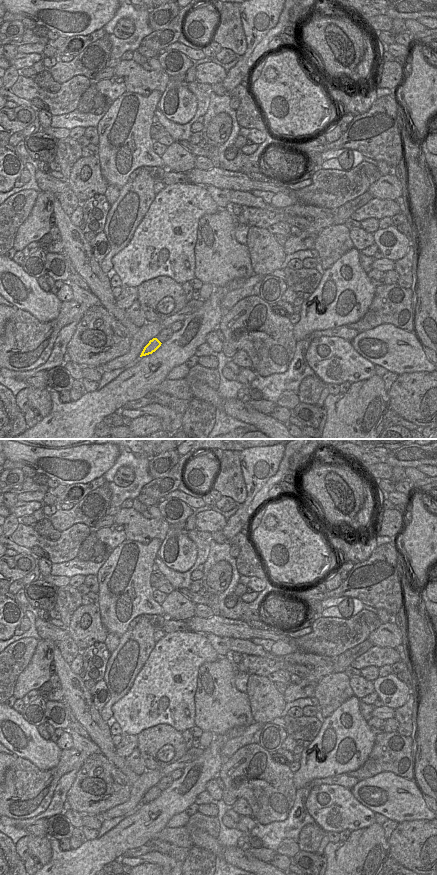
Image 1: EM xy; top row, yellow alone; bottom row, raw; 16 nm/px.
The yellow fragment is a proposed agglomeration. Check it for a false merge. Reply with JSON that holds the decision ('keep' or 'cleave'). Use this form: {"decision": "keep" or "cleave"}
{"decision": "keep"}

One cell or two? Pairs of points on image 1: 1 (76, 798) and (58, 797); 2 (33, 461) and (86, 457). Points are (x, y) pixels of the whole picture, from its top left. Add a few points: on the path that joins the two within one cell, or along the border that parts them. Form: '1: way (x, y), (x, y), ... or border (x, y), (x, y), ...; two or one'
1: border (76, 776), (67, 792), (65, 800); two
2: way (46, 458), (73, 458); one

